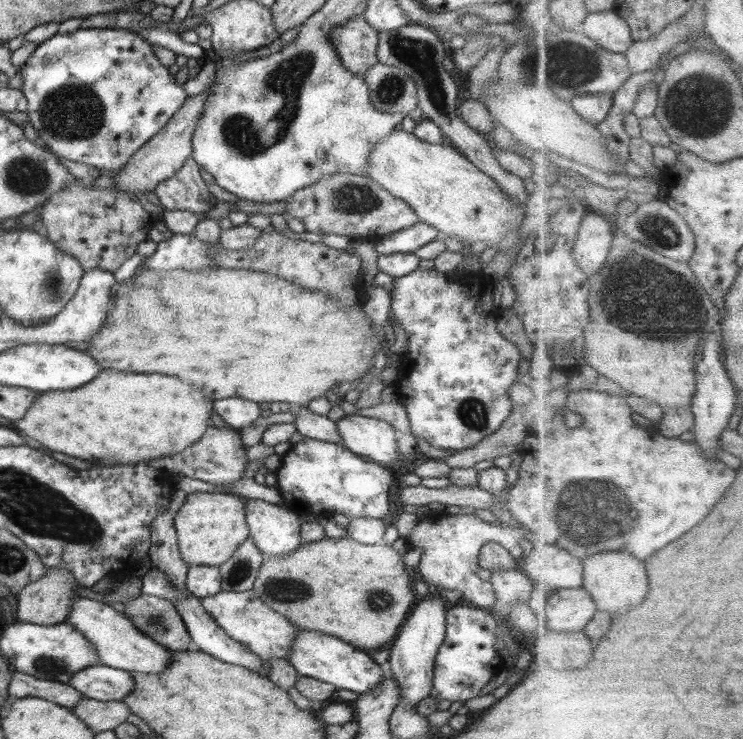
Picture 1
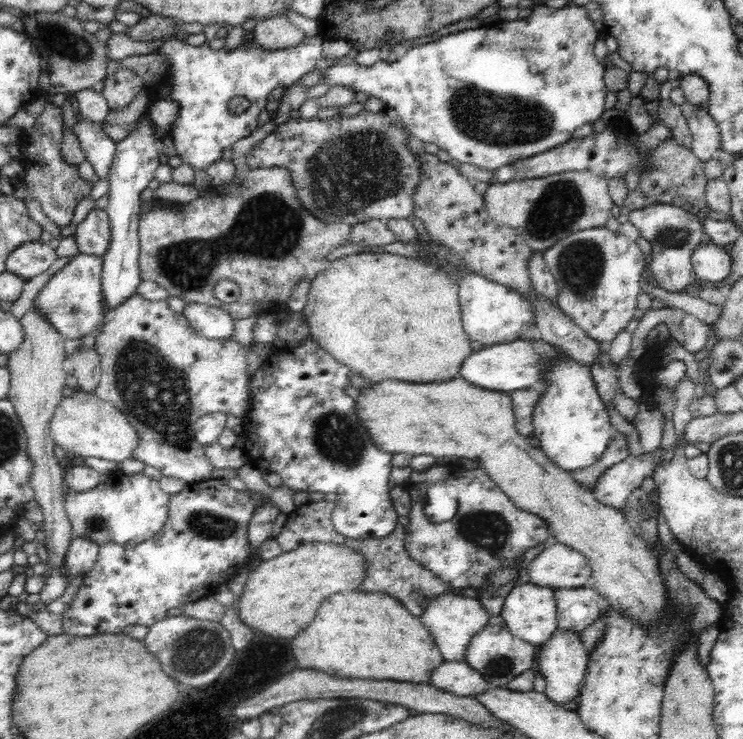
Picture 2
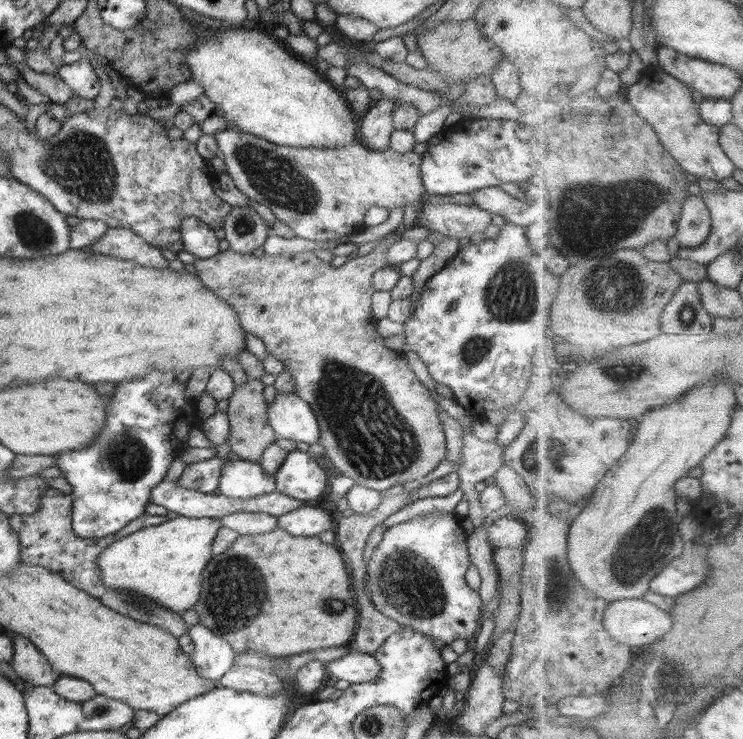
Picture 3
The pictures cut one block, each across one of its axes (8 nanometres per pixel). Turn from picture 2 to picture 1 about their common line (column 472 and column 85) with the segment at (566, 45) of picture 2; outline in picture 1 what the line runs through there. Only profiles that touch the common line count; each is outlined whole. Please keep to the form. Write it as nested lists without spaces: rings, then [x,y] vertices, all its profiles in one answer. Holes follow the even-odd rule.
[[[78,29],[71,34],[56,34],[46,42],[37,46],[36,51],[30,55],[30,59],[22,68],[19,68],[22,75],[21,91],[24,93],[28,103],[27,115],[28,122],[36,129],[38,139],[36,145],[41,145],[49,151],[52,151],[60,158],[66,158],[70,162],[80,162],[100,170],[110,170],[109,172],[119,171],[127,162],[128,159],[142,146],[146,145],[156,134],[162,131],[166,123],[182,108],[182,105],[189,97],[184,87],[176,84],[175,76],[170,74],[170,70],[166,66],[162,66],[153,51],[153,46],[148,41],[142,39],[139,34],[128,30],[116,29]]]

